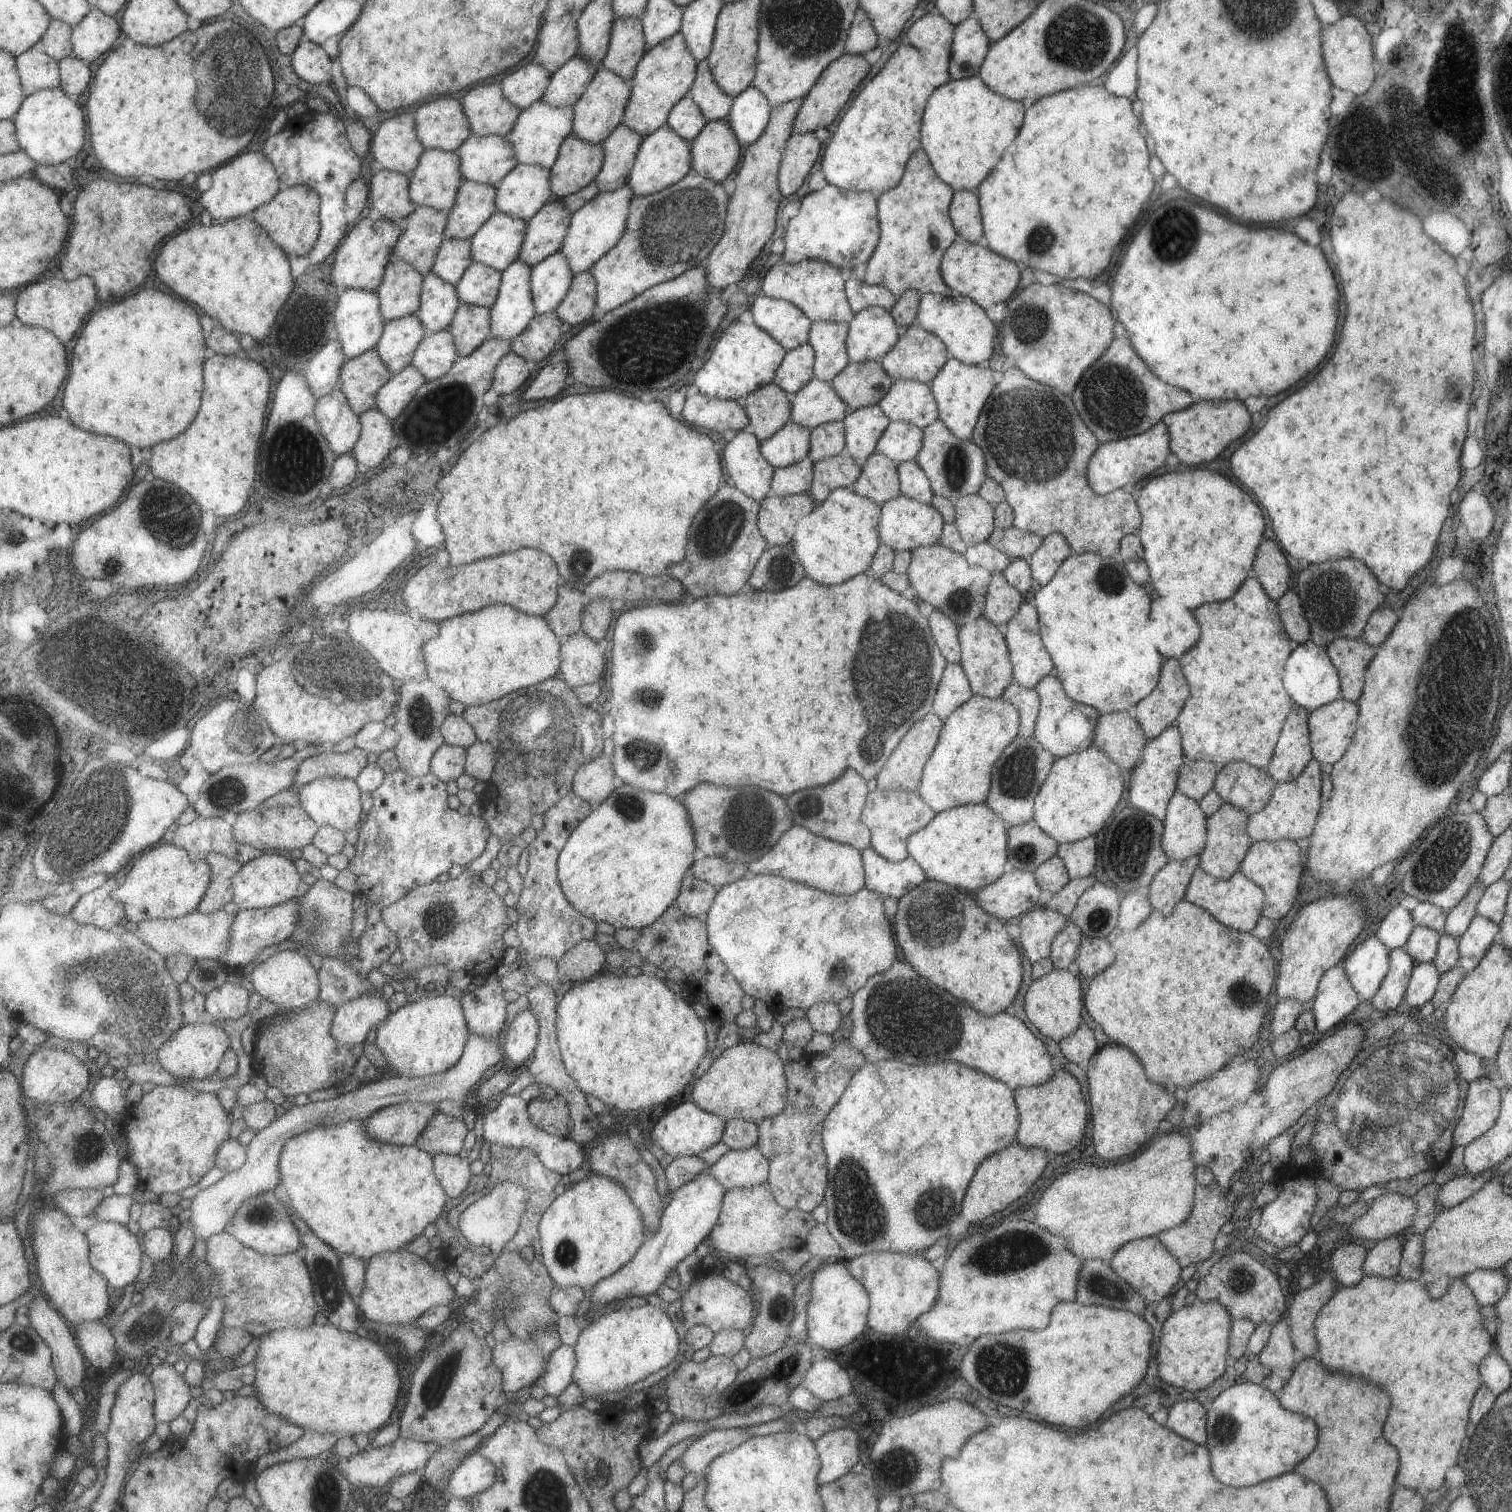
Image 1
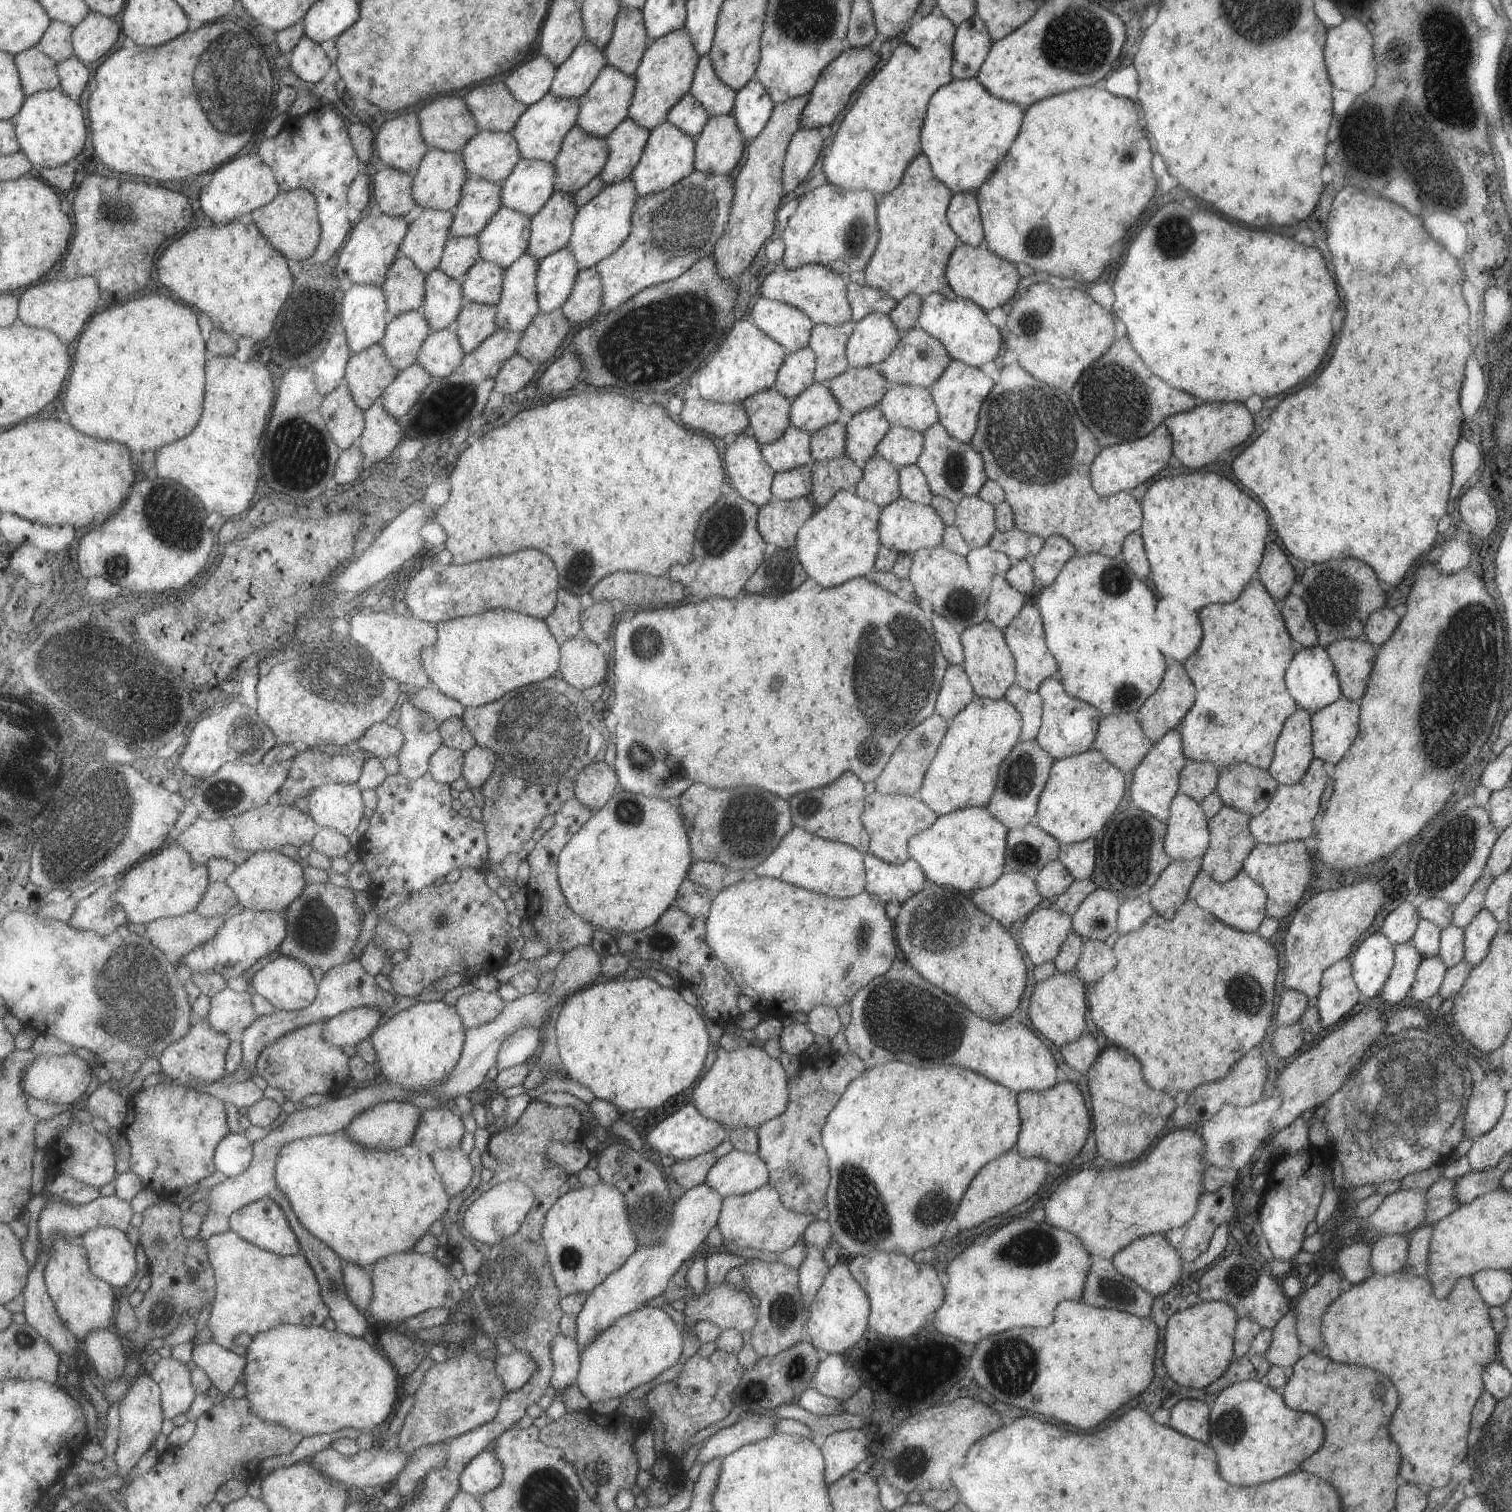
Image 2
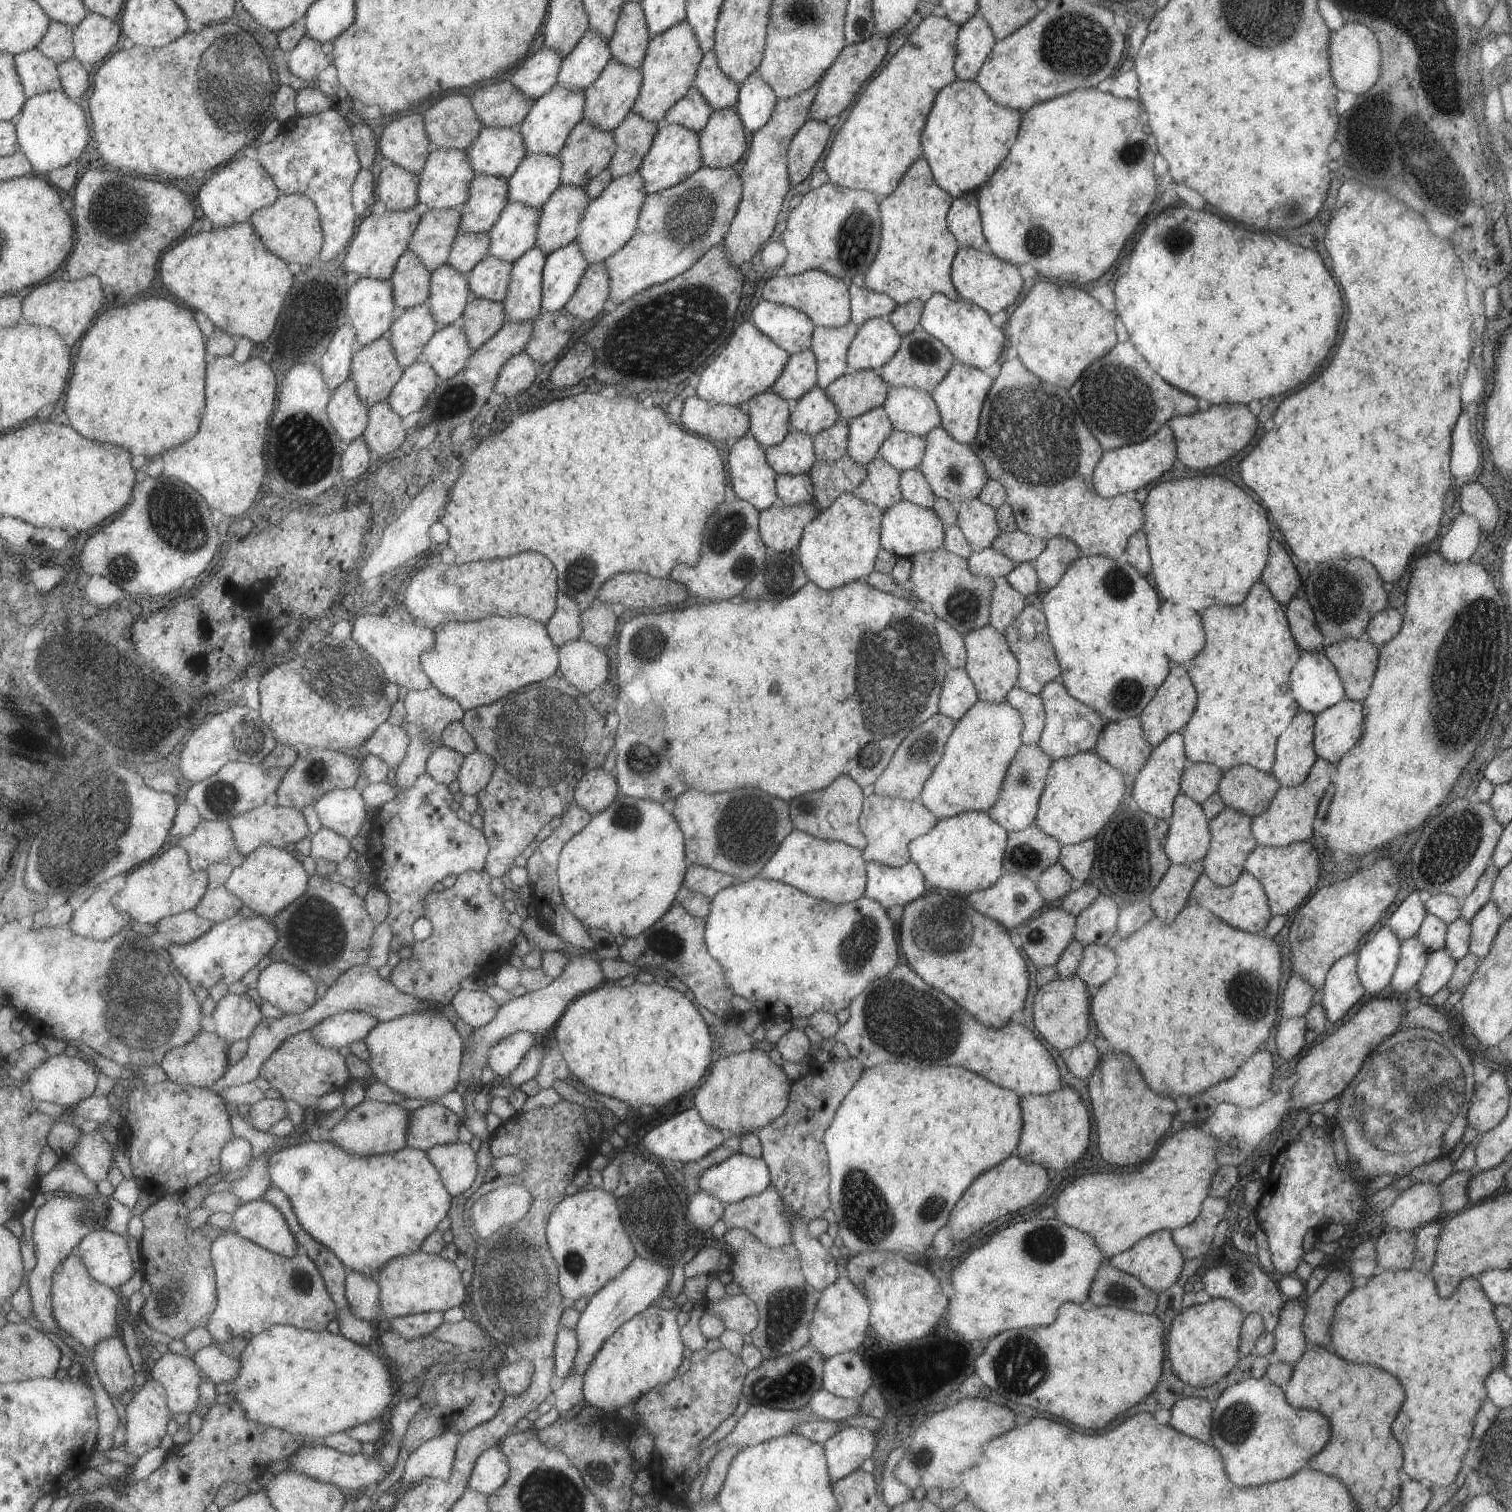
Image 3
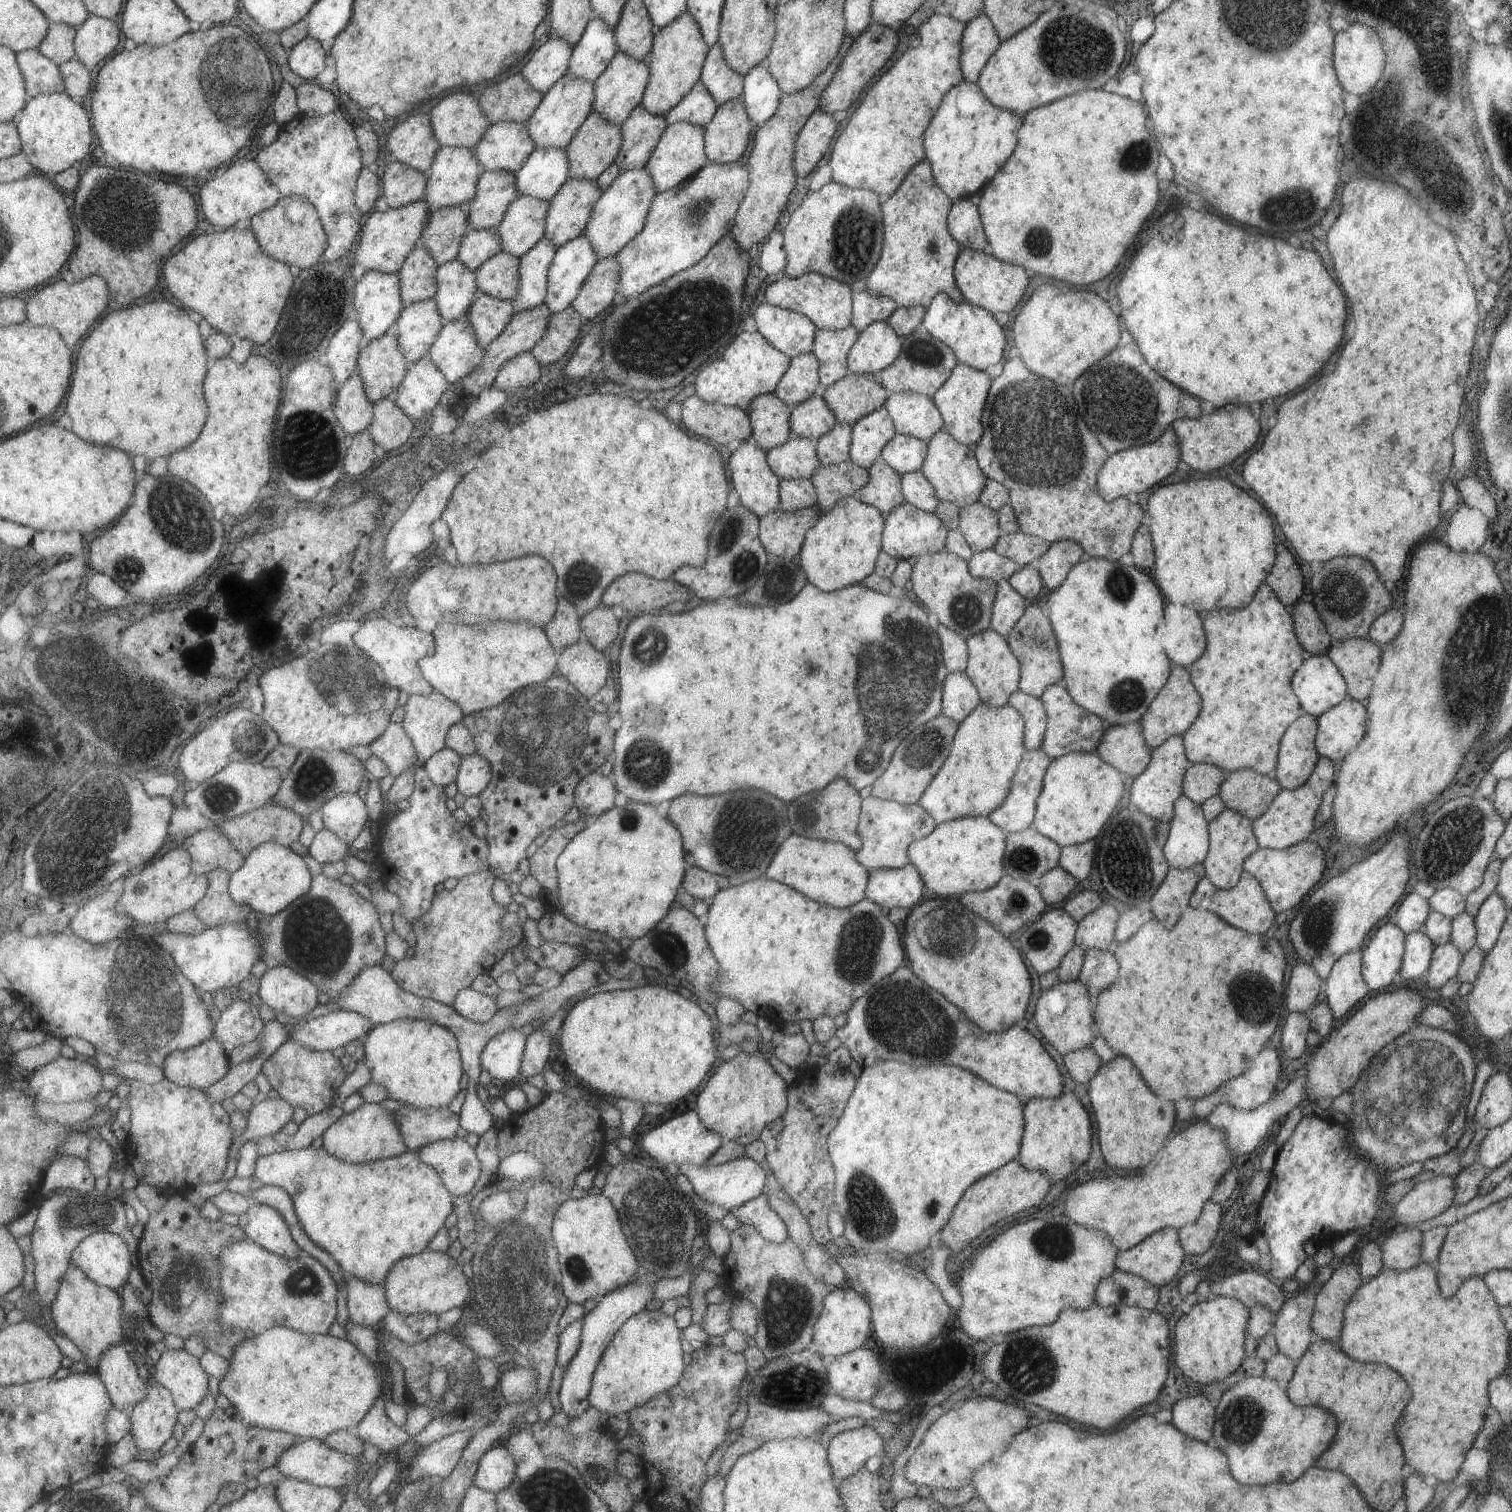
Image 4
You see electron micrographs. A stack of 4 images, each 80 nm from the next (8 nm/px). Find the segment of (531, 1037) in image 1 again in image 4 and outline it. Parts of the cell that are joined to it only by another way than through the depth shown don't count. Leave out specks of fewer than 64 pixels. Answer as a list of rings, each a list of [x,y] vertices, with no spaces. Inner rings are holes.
[[[517,1029],[495,1033],[479,1055],[480,1068],[486,1070],[495,1084],[519,1078],[526,1036]]]

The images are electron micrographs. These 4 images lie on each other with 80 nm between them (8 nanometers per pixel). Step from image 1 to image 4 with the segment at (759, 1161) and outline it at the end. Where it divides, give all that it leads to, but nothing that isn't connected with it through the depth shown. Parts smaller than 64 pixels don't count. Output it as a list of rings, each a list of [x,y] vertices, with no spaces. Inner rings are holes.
[[[741,1157],[718,1165],[692,1165],[683,1162],[678,1166],[679,1172],[686,1176],[693,1191],[702,1201],[713,1203],[724,1208],[727,1212],[745,1204],[762,1193],[766,1179],[765,1165],[759,1164],[749,1157]]]

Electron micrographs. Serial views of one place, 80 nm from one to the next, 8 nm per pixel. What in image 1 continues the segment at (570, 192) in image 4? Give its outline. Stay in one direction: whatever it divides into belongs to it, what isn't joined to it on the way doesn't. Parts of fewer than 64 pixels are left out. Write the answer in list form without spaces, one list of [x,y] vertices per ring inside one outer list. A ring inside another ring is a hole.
[[[557,198],[547,201],[527,222],[527,233],[517,259],[530,267],[562,247],[570,212]]]

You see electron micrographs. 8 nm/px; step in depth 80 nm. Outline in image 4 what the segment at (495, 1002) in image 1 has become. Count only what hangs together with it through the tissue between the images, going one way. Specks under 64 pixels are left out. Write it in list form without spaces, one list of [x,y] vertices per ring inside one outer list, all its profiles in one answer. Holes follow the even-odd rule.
[[[463,989],[454,1002],[454,1007],[470,1021],[484,1023],[495,1014],[498,1009],[495,1001],[476,990]]]

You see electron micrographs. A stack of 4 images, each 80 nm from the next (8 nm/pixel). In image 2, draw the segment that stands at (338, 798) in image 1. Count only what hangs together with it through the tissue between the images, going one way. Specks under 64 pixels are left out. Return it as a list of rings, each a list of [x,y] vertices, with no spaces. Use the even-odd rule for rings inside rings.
[[[355,783],[322,785],[307,798],[310,814],[321,827],[331,827],[351,836],[366,816],[362,791]]]

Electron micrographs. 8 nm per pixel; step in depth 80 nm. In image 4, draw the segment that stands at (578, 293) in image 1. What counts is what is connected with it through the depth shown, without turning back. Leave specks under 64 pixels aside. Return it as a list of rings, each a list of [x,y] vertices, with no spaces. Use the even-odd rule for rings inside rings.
[[[614,256],[597,259],[570,305],[583,319],[590,320],[596,314],[601,314],[607,306],[614,304],[619,279],[620,264]]]

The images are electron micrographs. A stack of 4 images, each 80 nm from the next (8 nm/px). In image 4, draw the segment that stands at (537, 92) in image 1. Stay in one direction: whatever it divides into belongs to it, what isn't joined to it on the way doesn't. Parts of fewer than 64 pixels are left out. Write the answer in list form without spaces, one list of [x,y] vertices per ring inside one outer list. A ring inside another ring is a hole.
[[[548,39],[531,54],[519,73],[535,90],[544,94],[566,73],[571,53],[572,46],[565,39]]]

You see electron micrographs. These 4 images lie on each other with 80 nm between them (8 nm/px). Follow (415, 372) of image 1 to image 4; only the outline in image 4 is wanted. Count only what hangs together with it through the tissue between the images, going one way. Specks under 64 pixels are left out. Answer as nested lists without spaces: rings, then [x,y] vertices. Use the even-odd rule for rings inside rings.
[[[427,356],[408,367],[395,400],[412,419],[423,420],[433,416],[450,384],[437,363]]]

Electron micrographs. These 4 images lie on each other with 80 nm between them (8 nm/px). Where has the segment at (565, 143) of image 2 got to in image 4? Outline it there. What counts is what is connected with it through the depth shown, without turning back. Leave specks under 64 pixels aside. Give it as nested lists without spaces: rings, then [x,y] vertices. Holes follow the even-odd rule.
[[[591,111],[581,123],[571,142],[564,148],[568,158],[568,176],[572,179],[596,179],[602,170],[605,170],[620,151],[622,136],[620,125],[609,122],[597,111]]]

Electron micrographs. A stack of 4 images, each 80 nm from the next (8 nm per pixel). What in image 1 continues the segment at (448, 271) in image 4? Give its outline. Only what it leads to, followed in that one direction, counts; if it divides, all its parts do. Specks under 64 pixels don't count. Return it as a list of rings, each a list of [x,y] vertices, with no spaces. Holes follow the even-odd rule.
[[[431,272],[424,277],[422,307],[417,316],[429,333],[450,329],[461,303],[458,288]]]

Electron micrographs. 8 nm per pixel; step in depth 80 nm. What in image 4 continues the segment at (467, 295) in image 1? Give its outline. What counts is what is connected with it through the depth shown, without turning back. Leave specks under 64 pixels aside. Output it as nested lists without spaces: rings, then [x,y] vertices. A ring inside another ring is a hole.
[[[501,251],[476,268],[478,292],[512,302],[518,298],[520,257]]]

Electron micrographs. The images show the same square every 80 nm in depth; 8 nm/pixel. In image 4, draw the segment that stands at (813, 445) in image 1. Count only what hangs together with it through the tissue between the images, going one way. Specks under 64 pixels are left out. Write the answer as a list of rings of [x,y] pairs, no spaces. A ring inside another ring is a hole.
[[[836,422],[829,432],[818,438],[815,448],[820,465],[834,465],[849,460],[851,429],[847,423]]]

